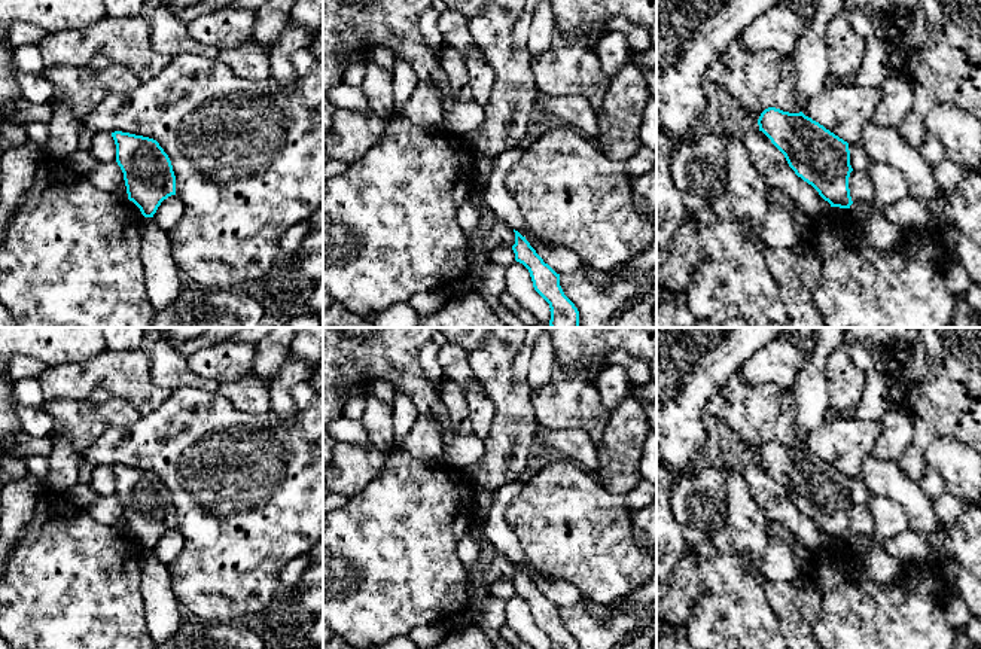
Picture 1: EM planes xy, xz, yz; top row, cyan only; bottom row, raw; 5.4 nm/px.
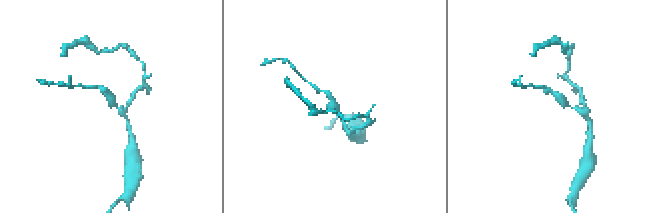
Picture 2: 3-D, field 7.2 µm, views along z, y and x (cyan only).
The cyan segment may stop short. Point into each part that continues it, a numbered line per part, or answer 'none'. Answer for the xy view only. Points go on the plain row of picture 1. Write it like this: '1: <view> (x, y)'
none

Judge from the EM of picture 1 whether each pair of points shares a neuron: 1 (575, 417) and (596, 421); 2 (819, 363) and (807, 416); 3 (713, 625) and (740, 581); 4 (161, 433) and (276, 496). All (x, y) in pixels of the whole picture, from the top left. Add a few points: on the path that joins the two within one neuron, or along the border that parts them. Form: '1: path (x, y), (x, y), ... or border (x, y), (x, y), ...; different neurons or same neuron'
1: path (579, 417), (591, 417); same neuron
2: path (813, 377), (812, 402); same neuron
3: path (719, 615), (733, 602), (733, 591); same neuron
4: path (189, 441), (198, 444), (247, 488); same neuron

